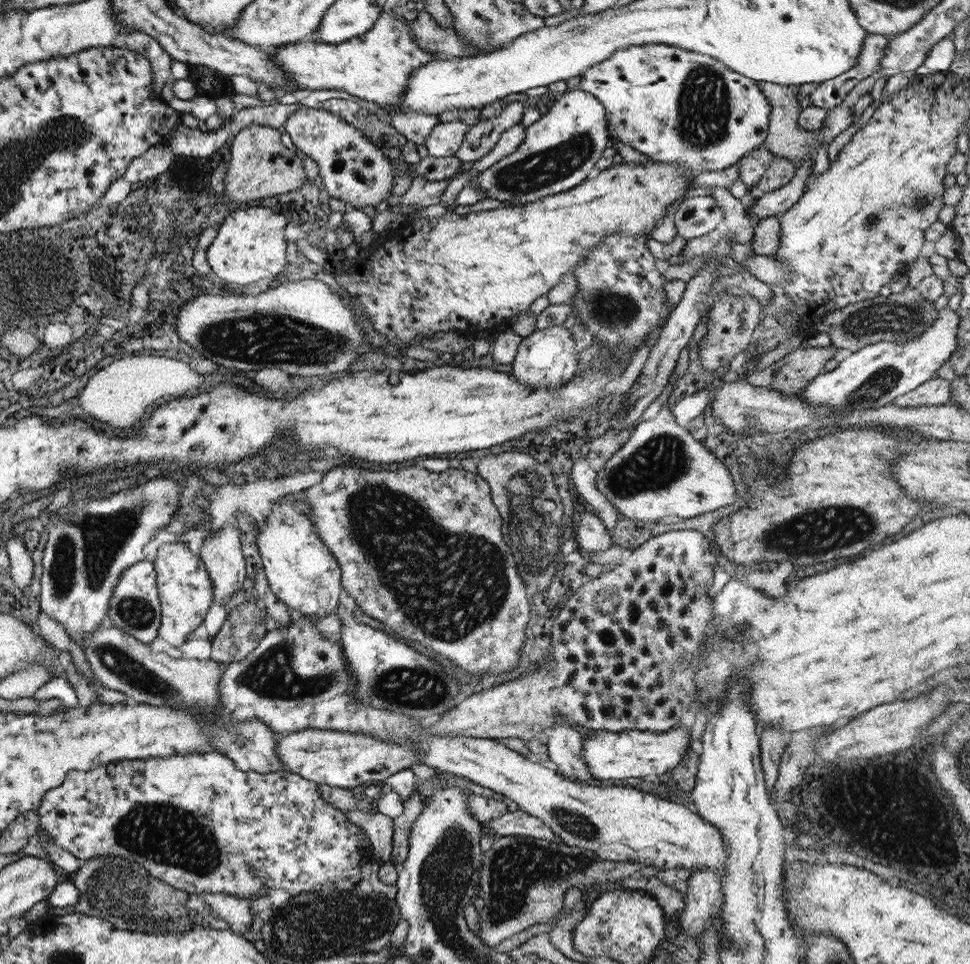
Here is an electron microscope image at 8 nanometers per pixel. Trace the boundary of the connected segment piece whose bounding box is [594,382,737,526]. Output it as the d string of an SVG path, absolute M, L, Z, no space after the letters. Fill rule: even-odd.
M667 382L661 393L661 406L657 415L650 420L640 420L631 438L608 456L603 468L594 476L595 488L606 498L610 509L625 518L641 520L646 525L659 526L661 522L713 512L723 506L729 506L737 498L729 471L701 441L693 439L686 428L677 426L672 413L663 405L670 392L671 382Z

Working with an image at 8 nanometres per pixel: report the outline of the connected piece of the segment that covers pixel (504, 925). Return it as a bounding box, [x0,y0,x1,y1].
[478,836,642,948]

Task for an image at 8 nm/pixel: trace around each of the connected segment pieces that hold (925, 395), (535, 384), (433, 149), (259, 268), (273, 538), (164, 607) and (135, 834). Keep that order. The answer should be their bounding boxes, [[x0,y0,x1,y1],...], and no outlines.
[[892,376,950,406],[509,325,580,388],[424,120,470,158],[205,208,286,289],[255,495,340,618],[152,540,212,647],[35,751,374,898]]

